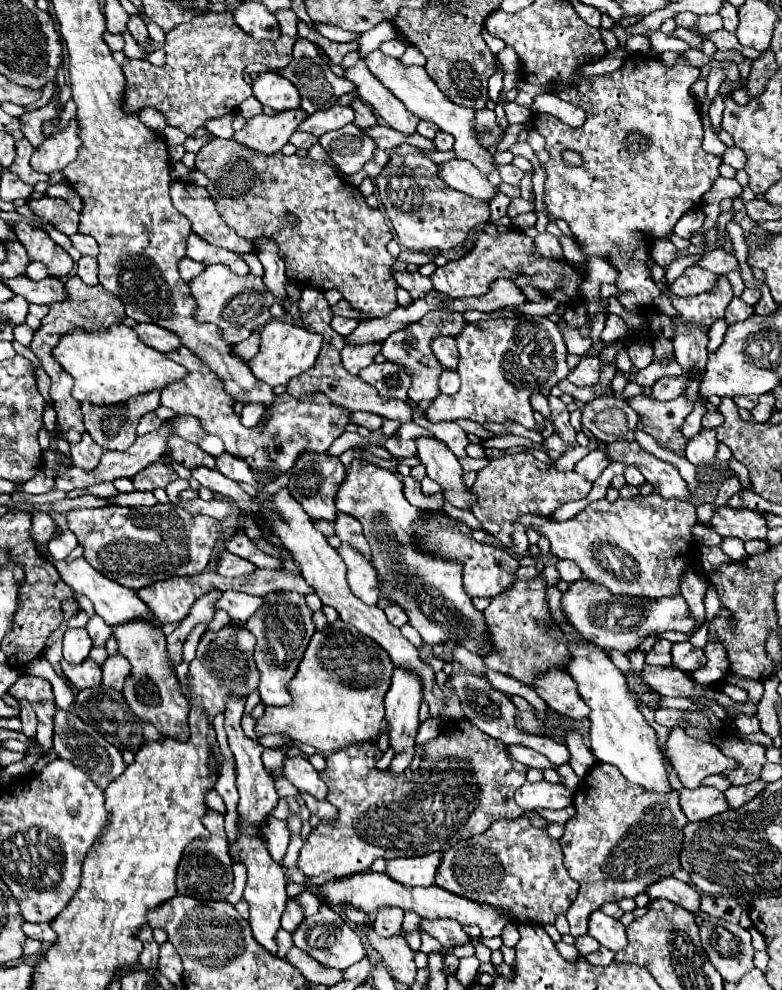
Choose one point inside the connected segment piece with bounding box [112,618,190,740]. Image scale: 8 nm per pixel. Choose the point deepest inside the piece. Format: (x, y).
(153, 693)

